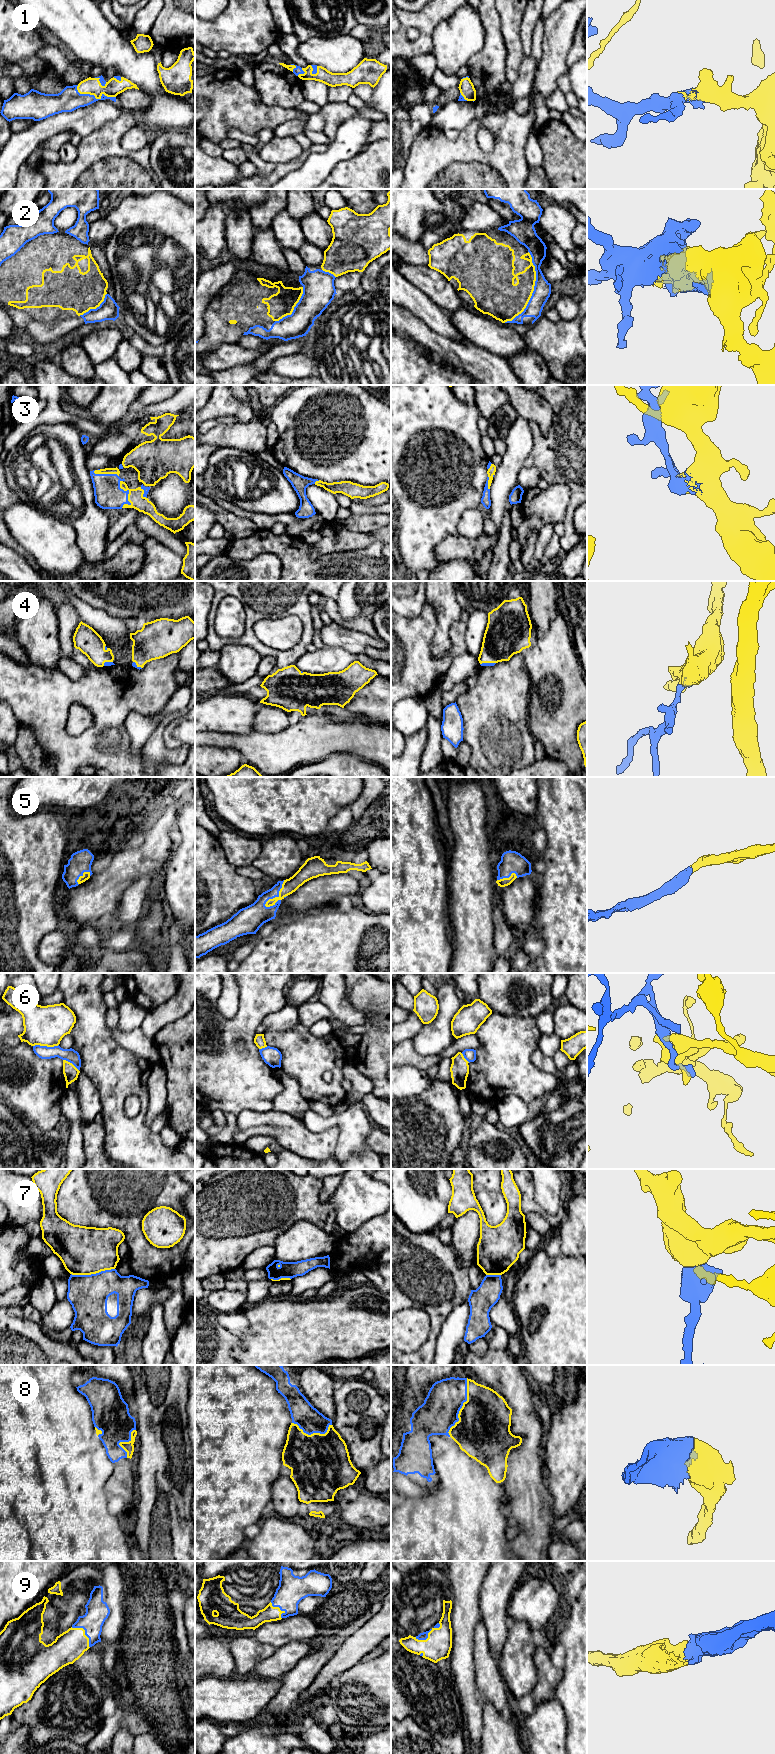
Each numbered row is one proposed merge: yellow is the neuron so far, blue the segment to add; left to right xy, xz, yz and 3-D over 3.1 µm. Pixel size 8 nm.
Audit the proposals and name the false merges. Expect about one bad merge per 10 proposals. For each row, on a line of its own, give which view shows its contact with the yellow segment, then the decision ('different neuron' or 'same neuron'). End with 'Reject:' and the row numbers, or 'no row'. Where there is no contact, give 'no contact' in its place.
1: meets yellow in xy; same neuron
2: meets yellow in yz; same neuron
3: meets yellow in xy; same neuron
4: meets yellow in yz; same neuron
5: meets yellow in xz; same neuron
6: meets yellow in xy; different neuron
7: meets yellow in xy; different neuron
8: meets yellow in yz; same neuron
9: meets yellow in xy; same neuron
Reject: 6, 7

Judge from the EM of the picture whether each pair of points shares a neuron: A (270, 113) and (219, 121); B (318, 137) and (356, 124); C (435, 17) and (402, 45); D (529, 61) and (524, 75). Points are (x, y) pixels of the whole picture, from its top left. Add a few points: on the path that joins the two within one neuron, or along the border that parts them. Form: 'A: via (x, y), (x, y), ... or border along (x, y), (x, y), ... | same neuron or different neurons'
A: via (257, 114), (232, 114) | same neuron
B: border along (331, 140), (327, 145) | different neurons
C: via (426, 27), (426, 34), (415, 45), (412, 45) | same neuron
D: via (529, 64), (527, 72) | same neuron

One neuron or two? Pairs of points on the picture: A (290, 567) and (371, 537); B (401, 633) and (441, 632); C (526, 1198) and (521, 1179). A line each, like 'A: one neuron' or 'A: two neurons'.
A: two neurons
B: two neurons
C: one neuron

